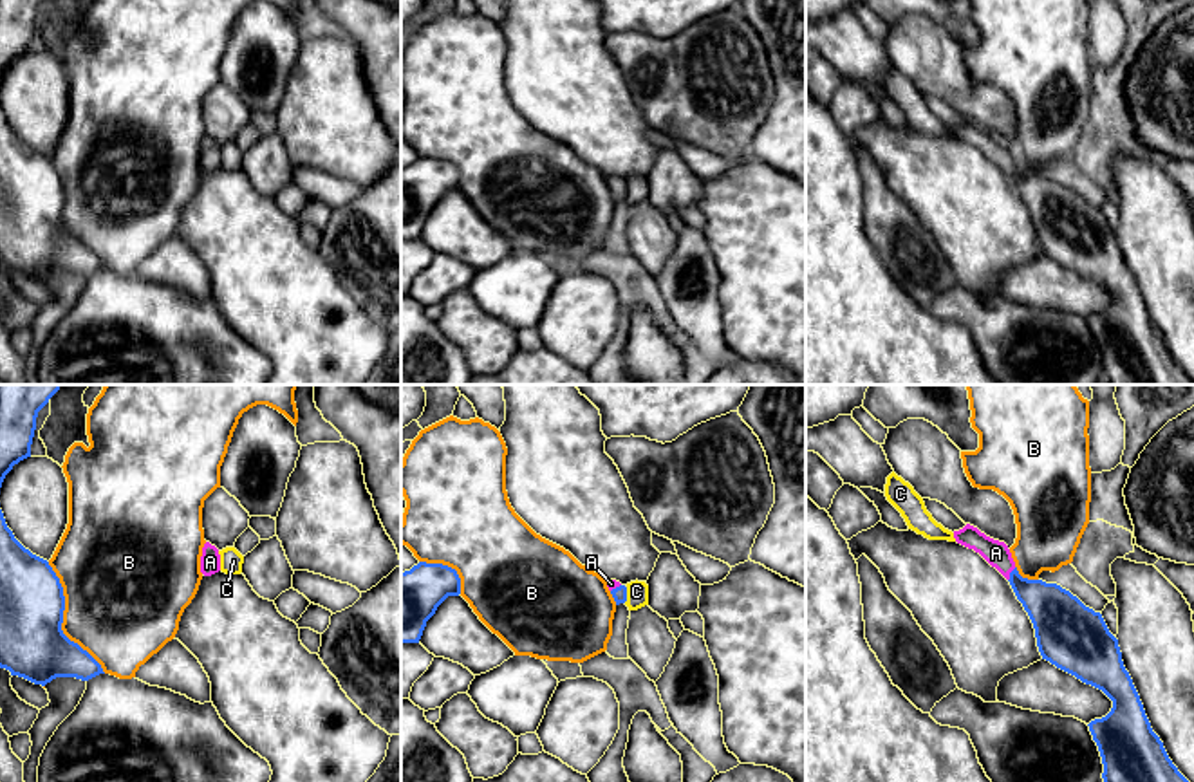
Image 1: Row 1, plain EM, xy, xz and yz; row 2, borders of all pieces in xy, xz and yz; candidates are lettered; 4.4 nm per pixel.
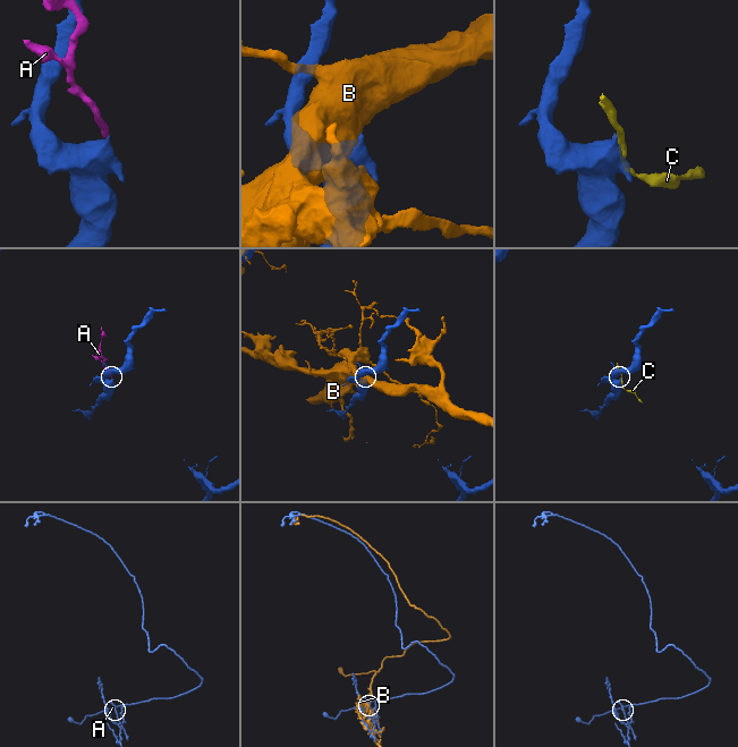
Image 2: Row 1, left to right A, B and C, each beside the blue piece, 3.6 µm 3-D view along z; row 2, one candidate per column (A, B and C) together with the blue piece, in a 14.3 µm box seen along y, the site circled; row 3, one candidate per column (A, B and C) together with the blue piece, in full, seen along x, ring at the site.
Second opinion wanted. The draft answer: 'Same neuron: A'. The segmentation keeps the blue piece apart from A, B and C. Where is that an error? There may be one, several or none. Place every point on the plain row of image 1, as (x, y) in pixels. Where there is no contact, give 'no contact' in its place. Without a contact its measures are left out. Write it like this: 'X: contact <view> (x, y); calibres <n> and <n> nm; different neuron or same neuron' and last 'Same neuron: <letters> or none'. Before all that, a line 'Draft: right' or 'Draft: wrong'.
Draft: right
A: contact yz (1010, 170); calibres 220 and 110 nm; same neuron
B: contact xy (62, 215); calibres 300 and 460 nm; different neuron
C: contact xz (625, 190); calibres 60 and 100 nm; different neuron
Same neuron: A

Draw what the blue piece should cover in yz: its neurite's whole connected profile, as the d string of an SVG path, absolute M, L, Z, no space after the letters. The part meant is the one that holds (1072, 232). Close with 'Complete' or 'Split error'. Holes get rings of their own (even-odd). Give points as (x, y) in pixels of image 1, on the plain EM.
M966 119L963 125L954 126L954 134L957 139L979 148L1010 177L1033 219L1042 255L1082 278L1102 285L1113 296L1113 303L1105 312L1087 320L1102 352L1104 379L1109 385L1194 385L1172 359L1163 338L1152 327L1140 291L1124 262L1118 235L1109 228L1102 209L1086 202L1077 191L1057 179L1022 173L1008 141L986 132L977 123Z. Split error

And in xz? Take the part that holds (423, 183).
M419 157L401 168L401 238L419 238L437 202L459 190L461 173L448 161Z. Complete

